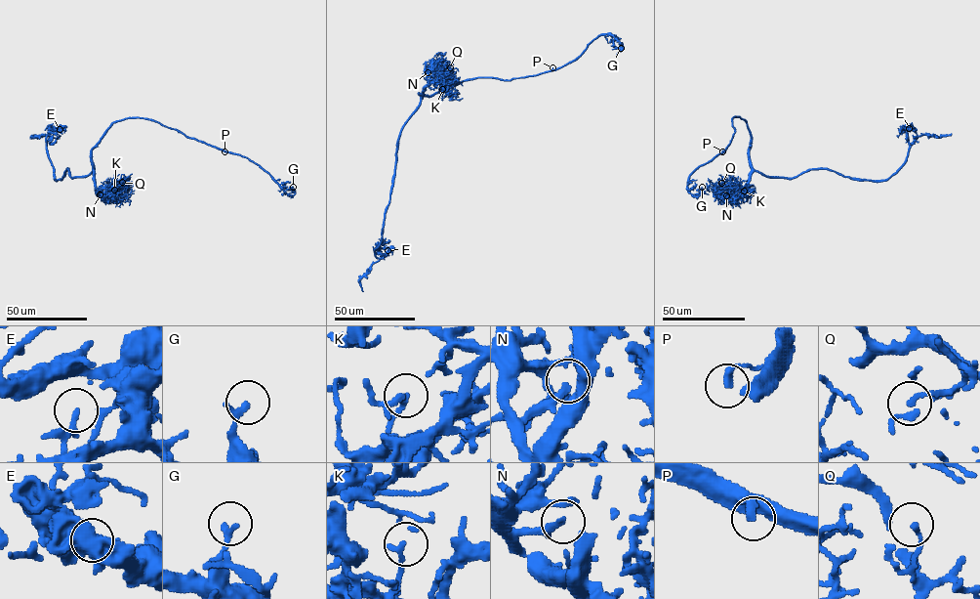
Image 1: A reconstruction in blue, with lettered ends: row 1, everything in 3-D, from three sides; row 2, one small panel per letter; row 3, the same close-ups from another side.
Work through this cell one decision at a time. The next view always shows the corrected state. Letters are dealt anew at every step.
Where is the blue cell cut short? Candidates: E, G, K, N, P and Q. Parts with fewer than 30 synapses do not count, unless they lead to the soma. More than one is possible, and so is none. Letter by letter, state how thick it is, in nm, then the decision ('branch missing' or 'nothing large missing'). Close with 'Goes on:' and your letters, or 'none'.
E: calibre 200 nm; nothing large missing
G: calibre 220 nm; nothing large missing
K: calibre 180 nm; nothing large missing
N: calibre 160 nm; branch missing
P: calibre 280 nm; nothing large missing
Q: calibre 170 nm; nothing large missing
Goes on: N

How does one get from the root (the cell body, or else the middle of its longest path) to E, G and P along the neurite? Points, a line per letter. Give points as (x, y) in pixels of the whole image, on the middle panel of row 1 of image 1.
E: (424, 94), (420, 94), (419, 106), (399, 138), (383, 238), (375, 255), (382, 257), (387, 250)
G: (424, 94), (430, 96), (476, 78), (511, 79), (557, 69), (574, 61), (601, 35), (611, 33), (621, 48)
P: (424, 94), (430, 96), (476, 78), (511, 79), (552, 67)

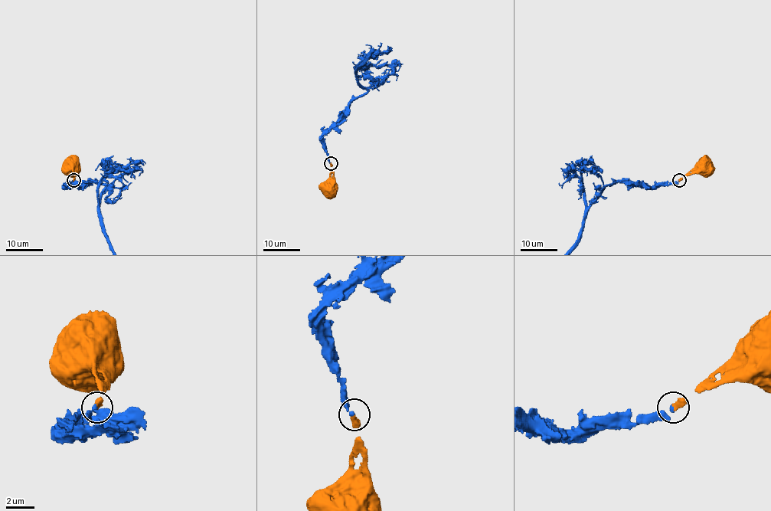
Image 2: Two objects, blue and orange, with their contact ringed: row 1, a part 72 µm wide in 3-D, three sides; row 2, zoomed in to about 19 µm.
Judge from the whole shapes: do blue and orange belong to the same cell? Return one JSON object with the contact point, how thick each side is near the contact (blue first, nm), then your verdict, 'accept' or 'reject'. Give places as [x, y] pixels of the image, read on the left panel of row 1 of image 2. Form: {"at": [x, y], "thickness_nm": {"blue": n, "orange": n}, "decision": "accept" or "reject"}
{"at": [73, 180], "thickness_nm": {"blue": 240, "orange": 460}, "decision": "accept"}

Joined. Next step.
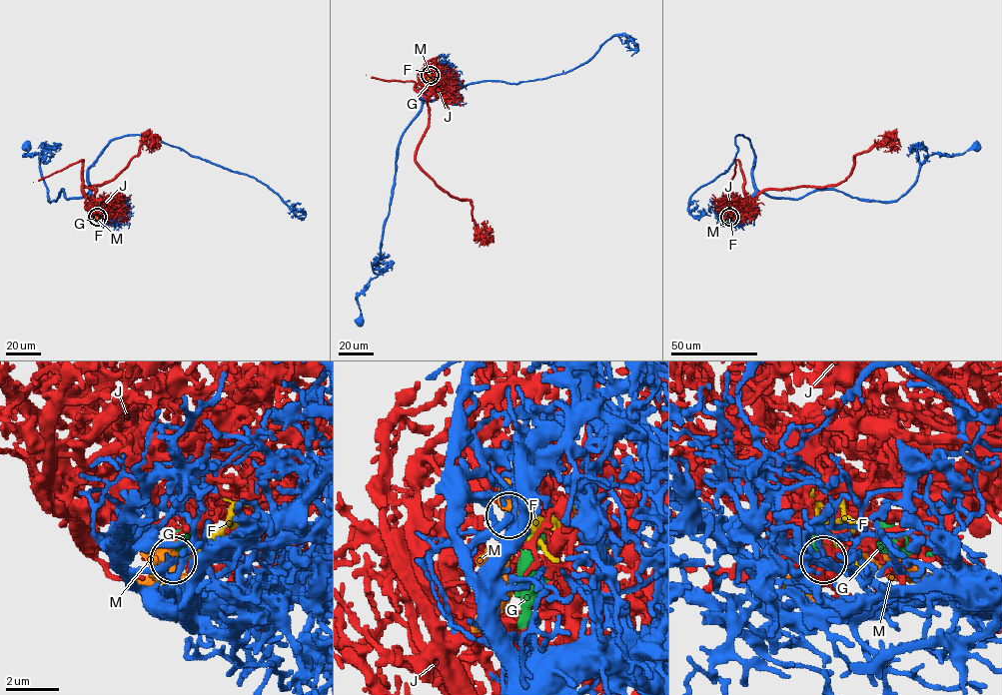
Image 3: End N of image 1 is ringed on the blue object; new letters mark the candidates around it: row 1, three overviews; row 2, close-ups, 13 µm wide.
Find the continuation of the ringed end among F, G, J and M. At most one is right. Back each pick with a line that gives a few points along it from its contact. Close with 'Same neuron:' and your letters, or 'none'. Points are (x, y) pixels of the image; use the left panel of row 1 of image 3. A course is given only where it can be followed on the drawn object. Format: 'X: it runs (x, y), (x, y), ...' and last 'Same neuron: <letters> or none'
Same neuron: F

